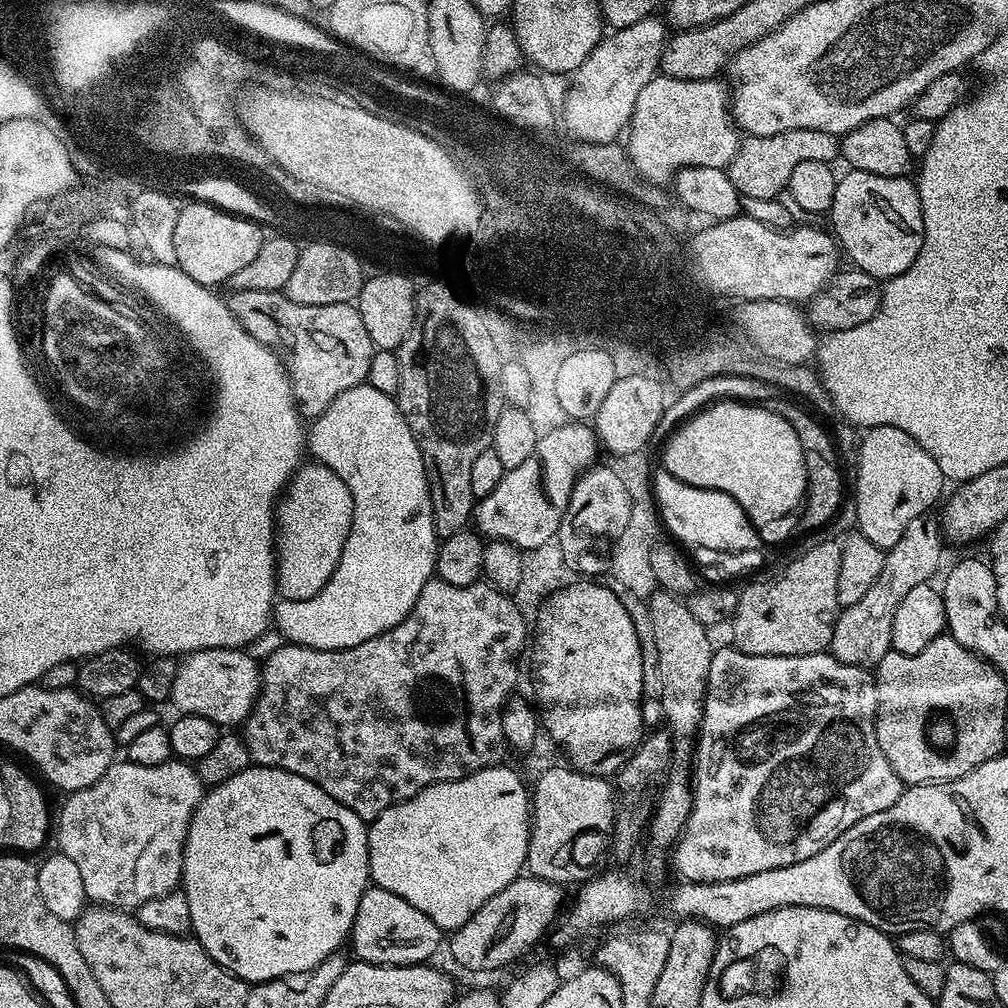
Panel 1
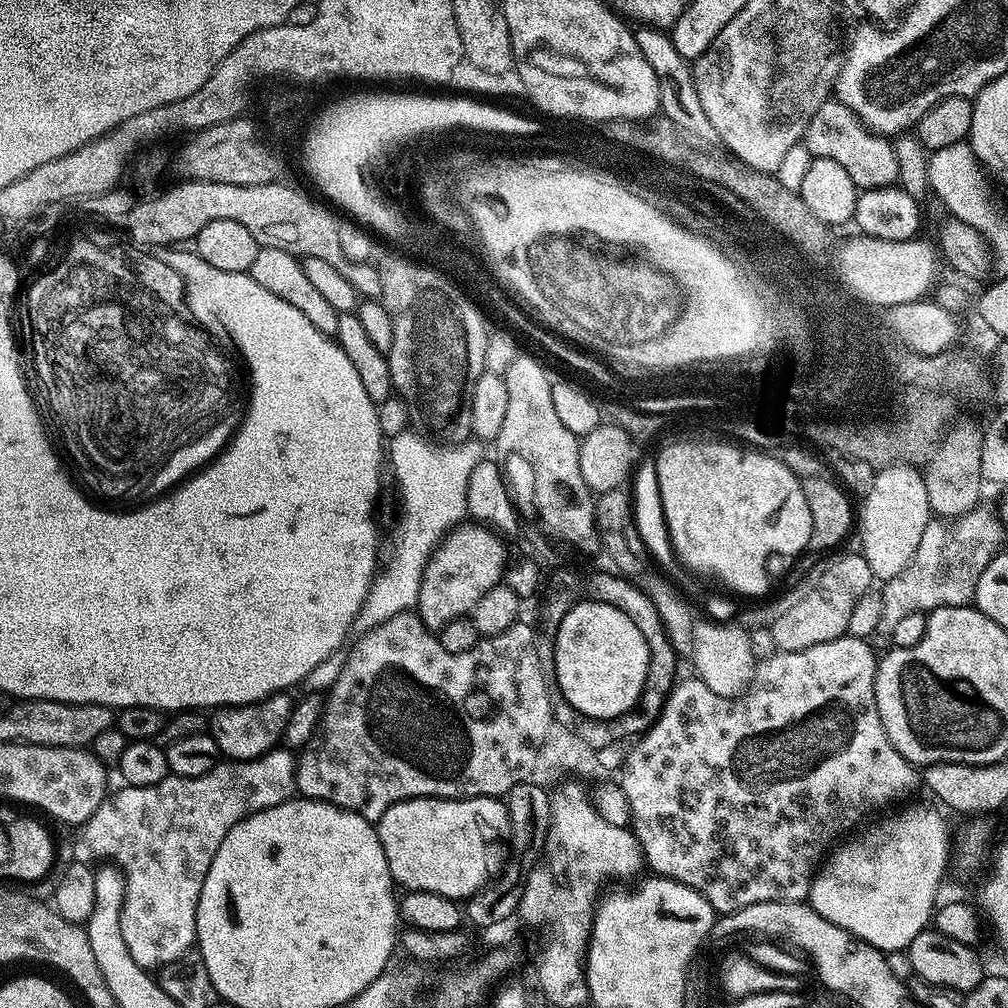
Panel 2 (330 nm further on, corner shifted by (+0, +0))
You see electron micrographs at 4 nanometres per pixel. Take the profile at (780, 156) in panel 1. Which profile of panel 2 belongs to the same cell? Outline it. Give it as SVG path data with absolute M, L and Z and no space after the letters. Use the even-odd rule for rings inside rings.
M829 98L814 110L814 118L806 126L802 145L812 158L830 158L838 166L846 166L846 174L854 178L857 190L891 188L899 178L898 158L893 141L865 127L840 100Z

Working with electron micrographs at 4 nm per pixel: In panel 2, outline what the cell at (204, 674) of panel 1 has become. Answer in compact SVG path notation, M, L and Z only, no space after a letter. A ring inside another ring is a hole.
M287 691L268 696L256 704L243 704L233 708L218 708L207 721L207 731L214 738L221 757L229 760L253 760L271 752L283 741L286 722L290 722L293 697Z

